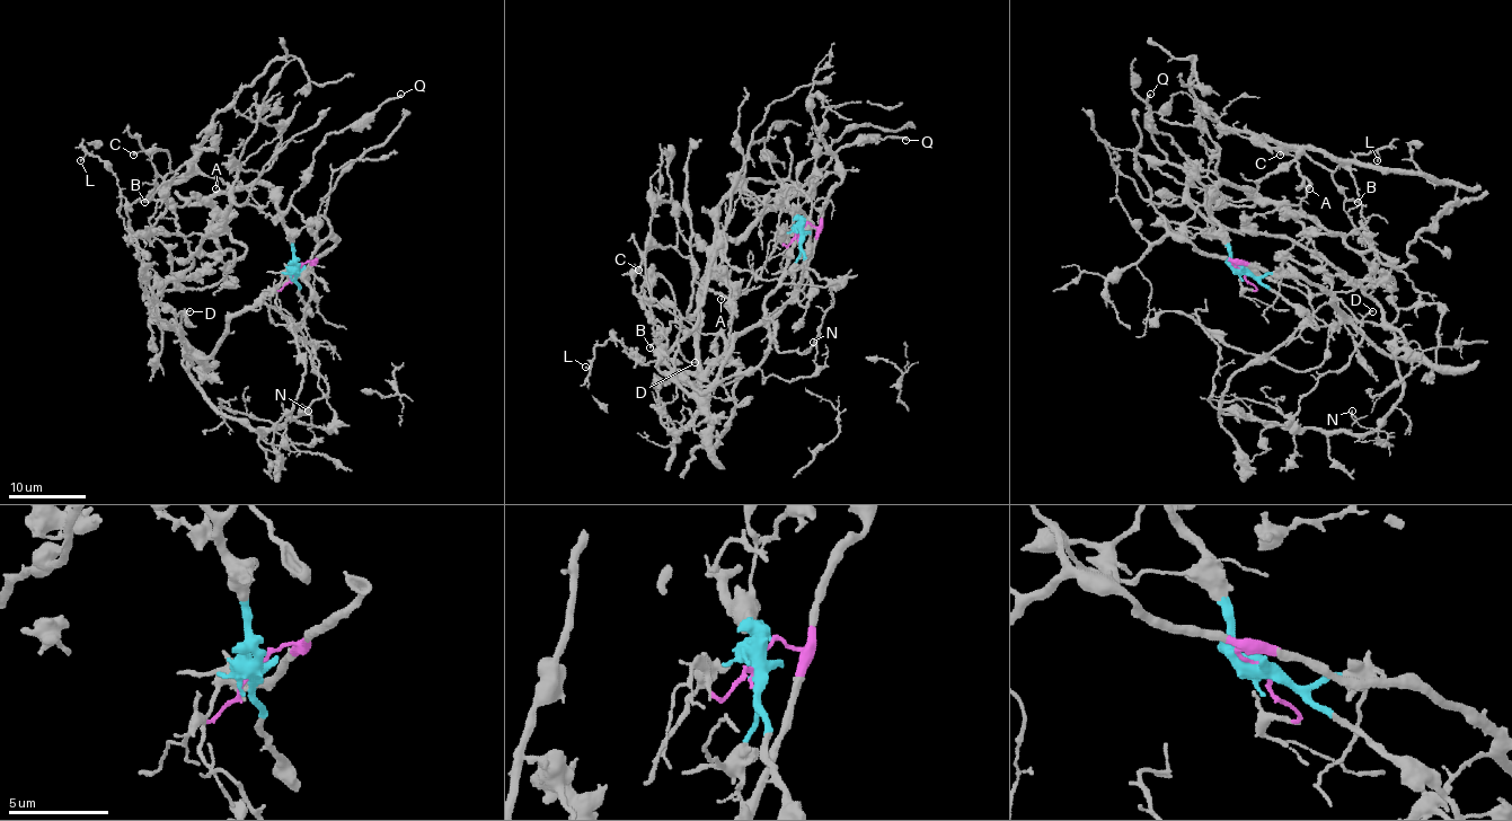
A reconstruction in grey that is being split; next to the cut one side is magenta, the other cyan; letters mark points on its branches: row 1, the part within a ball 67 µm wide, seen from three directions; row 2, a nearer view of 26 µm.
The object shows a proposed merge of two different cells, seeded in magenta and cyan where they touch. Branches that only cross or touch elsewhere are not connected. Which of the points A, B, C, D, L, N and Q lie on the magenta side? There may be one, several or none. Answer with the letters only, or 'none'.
D, N

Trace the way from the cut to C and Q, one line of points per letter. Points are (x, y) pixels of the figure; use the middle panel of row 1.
C: (801, 232), (784, 200), (722, 238), (716, 333), (634, 290), (650, 249), (674, 246), (695, 330), (637, 268)
Q: (801, 232), (801, 223), (789, 202), (811, 188), (833, 156), (855, 142), (891, 137), (907, 140)

